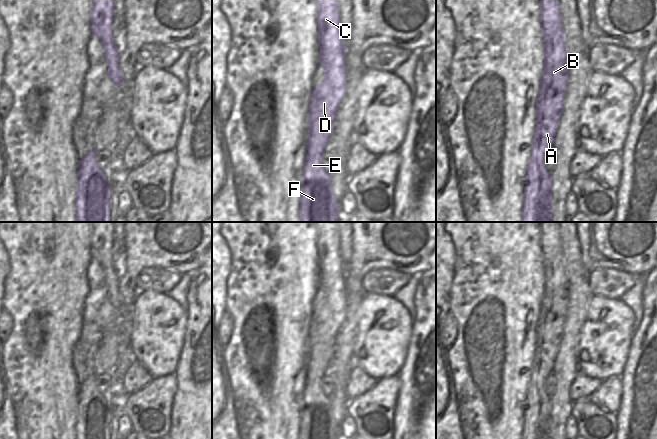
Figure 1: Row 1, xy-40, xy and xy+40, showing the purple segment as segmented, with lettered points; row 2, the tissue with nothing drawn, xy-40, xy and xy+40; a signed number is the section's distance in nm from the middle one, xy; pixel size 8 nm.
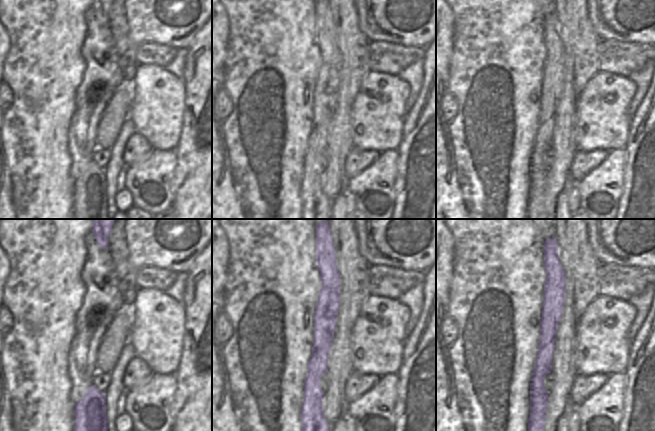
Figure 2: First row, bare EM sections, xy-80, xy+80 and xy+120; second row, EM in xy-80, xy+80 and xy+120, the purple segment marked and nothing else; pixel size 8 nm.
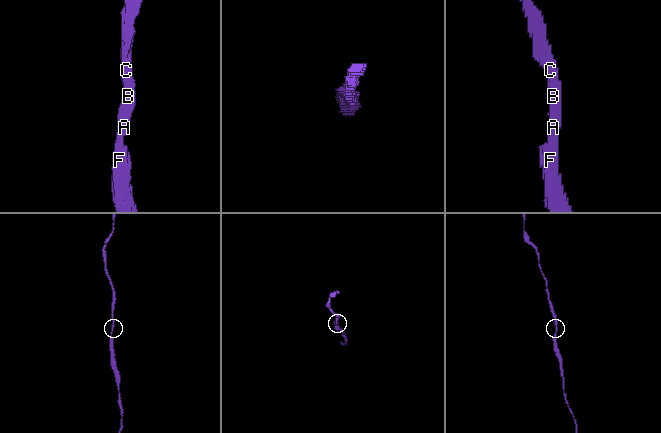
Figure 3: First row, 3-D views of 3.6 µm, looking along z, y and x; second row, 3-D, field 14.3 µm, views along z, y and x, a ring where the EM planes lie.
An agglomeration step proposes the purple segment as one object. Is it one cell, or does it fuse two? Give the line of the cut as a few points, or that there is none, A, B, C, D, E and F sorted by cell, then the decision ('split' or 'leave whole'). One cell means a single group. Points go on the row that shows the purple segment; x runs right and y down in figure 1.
no cut | A B C D E F | leave whole

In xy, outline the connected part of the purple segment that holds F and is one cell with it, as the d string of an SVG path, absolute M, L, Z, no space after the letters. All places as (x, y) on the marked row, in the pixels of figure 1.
M316 0L318 13L318 43L320 45L320 63L324 67L324 81L315 86L310 97L308 109L308 143L306 159L302 173L304 181L300 191L300 222L336 222L338 203L330 183L329 173L322 167L322 153L334 131L336 113L346 91L346 42L340 33L340 13L337 0Z

